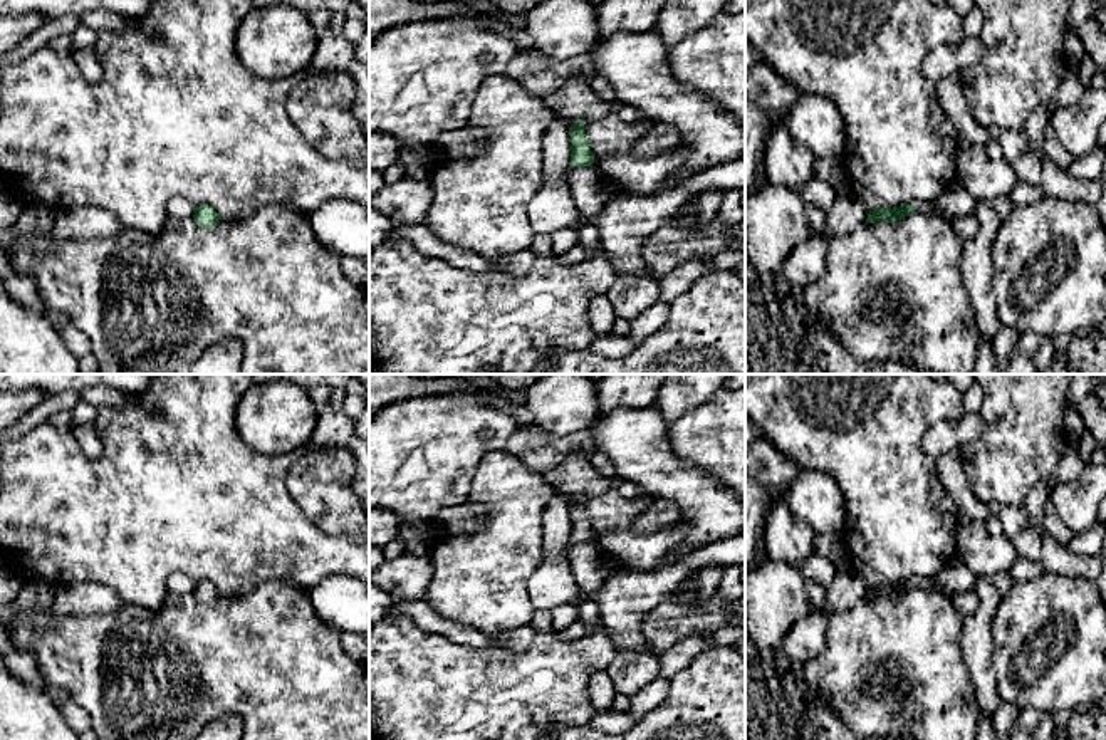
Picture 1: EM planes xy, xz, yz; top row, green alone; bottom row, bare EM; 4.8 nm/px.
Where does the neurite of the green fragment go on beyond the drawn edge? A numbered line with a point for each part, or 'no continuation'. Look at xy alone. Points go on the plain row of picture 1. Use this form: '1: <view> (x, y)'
no continuation

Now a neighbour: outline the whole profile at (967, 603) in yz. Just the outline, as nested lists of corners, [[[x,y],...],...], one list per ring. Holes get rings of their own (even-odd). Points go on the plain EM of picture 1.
[[[975,587],[970,589],[970,591],[960,592],[960,594],[952,594],[950,597],[952,597],[955,607],[963,616],[968,616],[968,614],[975,612],[978,604],[980,604],[980,597],[978,597]]]

